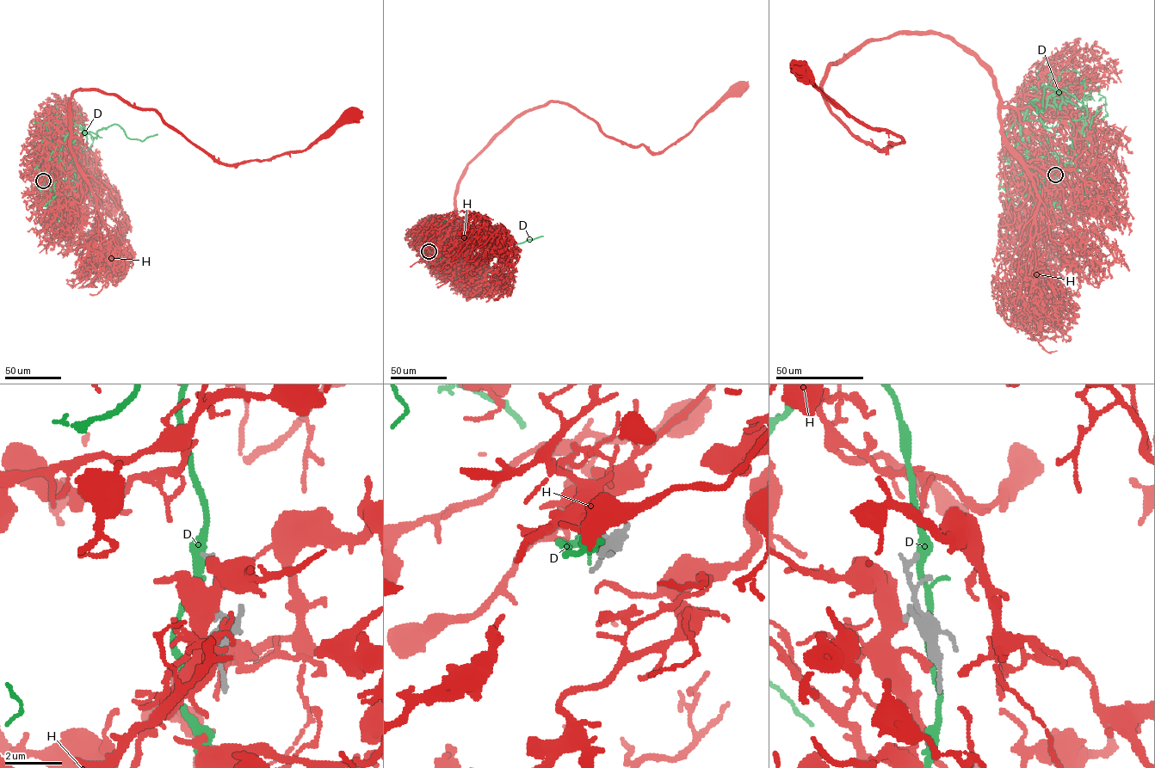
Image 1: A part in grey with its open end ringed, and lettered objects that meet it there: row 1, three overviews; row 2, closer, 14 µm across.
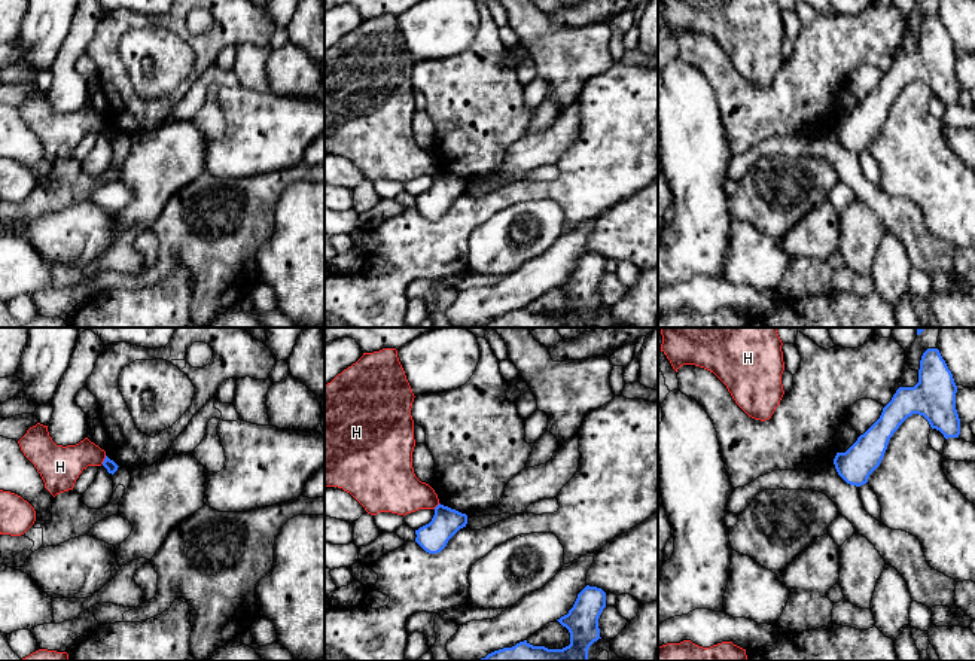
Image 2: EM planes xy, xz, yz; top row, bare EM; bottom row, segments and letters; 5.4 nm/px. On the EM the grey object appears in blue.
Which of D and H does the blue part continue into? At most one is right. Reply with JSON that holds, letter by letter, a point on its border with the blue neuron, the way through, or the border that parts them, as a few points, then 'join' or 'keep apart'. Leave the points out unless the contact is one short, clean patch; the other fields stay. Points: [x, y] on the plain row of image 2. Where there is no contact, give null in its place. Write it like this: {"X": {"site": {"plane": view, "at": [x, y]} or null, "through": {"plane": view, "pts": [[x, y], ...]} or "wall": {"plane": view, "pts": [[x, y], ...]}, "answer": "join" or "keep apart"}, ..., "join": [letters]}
{"D": {"site": null, "answer": "keep apart"}, "H": {"site": {"plane": "xy", "at": [104, 127]}, "wall": {"plane": "xy", "pts": [[106, 122], [101, 130]]}, "answer": "keep apart"}, "join": []}

